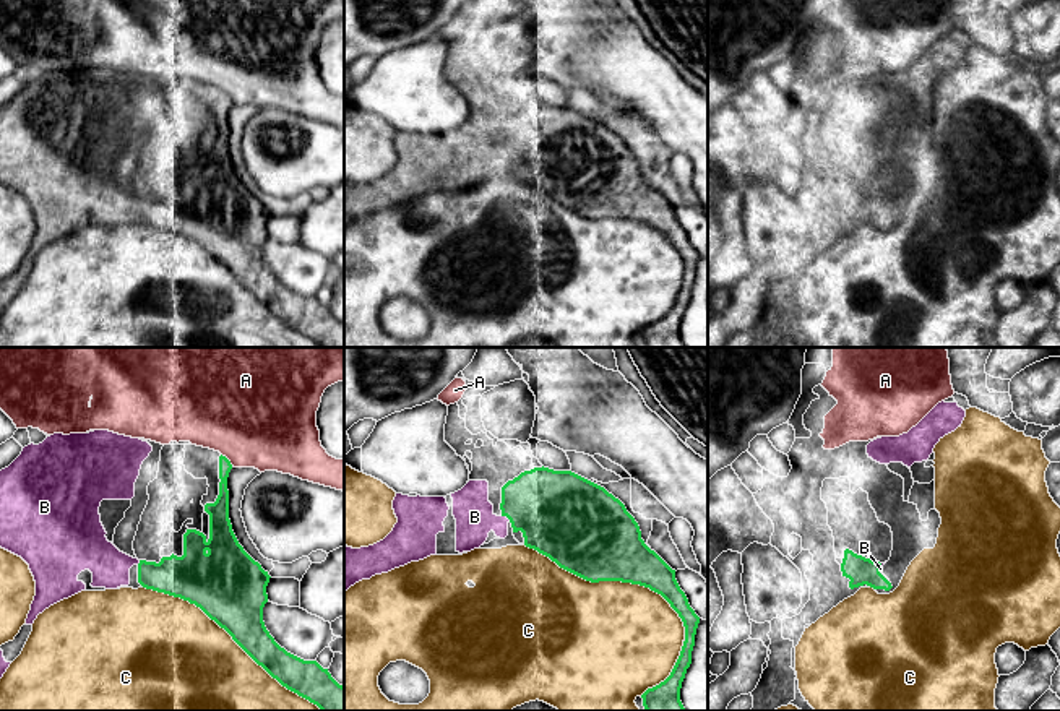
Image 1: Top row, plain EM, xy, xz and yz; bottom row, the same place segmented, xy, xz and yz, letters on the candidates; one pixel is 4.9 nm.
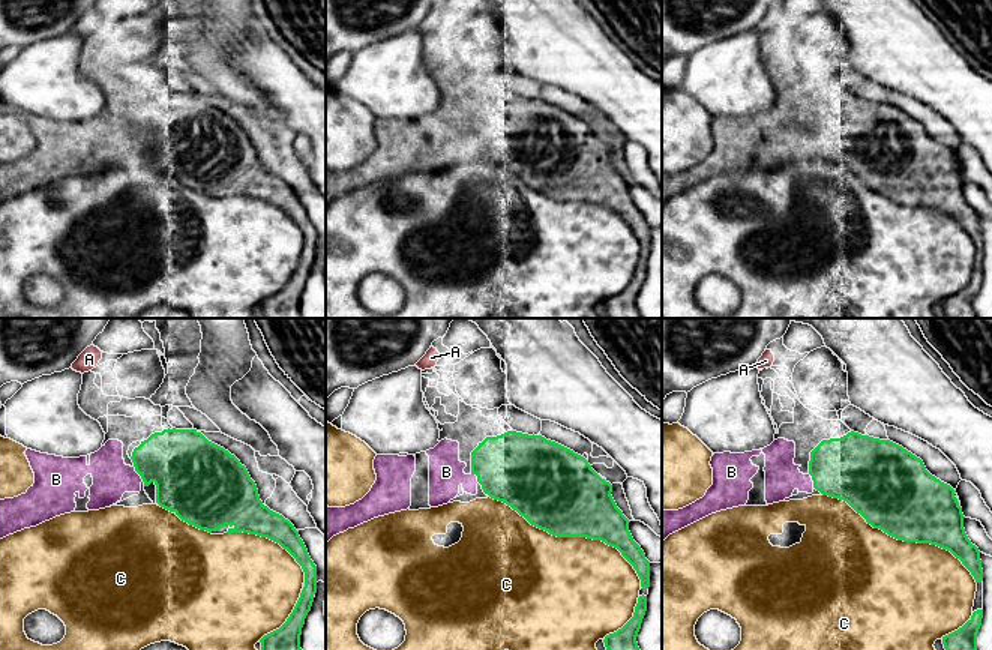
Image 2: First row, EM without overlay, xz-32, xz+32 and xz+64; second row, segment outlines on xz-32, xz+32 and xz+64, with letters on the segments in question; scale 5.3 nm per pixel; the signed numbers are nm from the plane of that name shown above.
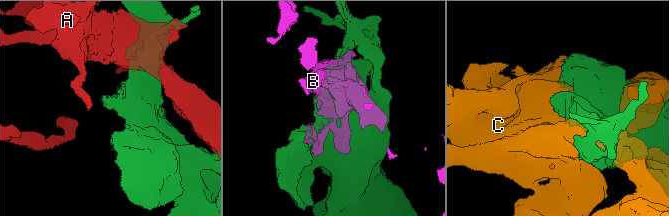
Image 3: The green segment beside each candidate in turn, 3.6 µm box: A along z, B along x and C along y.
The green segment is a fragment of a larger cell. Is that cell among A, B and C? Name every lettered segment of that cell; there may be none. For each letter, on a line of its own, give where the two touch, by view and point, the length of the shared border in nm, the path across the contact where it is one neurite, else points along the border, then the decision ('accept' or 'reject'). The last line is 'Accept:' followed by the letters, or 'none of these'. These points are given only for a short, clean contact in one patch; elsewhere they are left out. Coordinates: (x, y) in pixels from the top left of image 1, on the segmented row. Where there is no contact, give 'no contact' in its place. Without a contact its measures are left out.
A: meets green in xy at (228, 460); contact 90 nm long; reject
B: meets green in xz at (507, 517); contact 50 nm long; runs through xz (557, 512), (507, 517), (474, 517); accept
C: meets green in xz at (614, 580); contact 950 nm long; reject
Accept: B

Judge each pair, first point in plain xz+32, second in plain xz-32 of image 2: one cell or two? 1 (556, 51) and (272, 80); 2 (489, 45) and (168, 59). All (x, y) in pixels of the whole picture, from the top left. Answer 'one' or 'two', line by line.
1: one
2: two

